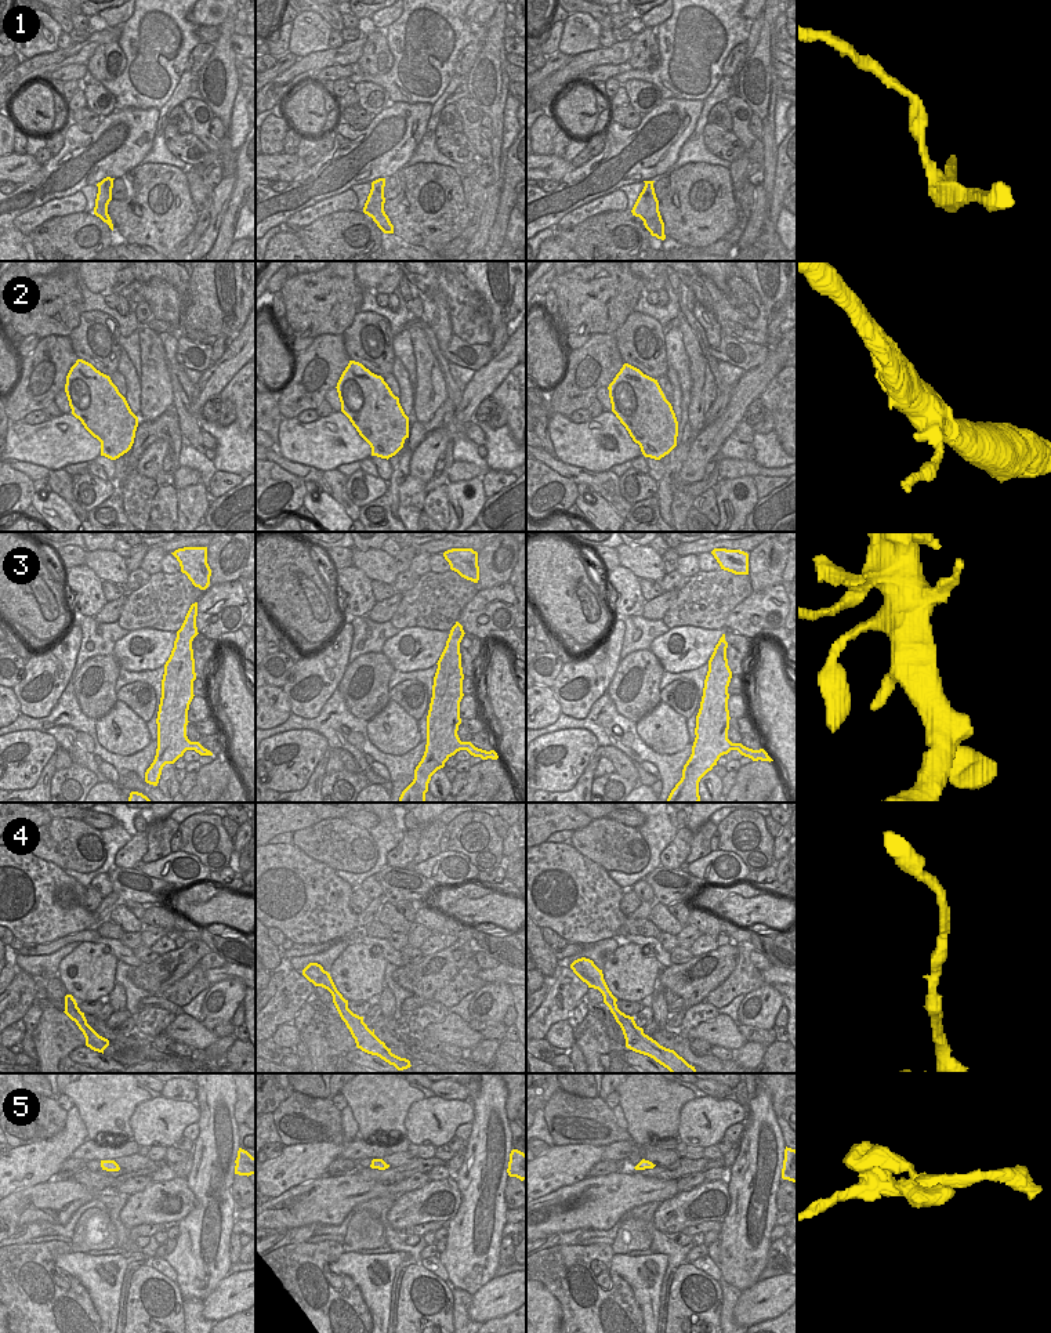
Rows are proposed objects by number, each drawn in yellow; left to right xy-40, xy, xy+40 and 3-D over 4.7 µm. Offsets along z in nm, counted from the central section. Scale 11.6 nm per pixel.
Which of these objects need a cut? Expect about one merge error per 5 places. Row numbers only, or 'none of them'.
none of them

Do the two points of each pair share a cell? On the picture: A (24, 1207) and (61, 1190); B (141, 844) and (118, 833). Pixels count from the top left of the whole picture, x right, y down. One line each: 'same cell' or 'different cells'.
A: same cell
B: different cells

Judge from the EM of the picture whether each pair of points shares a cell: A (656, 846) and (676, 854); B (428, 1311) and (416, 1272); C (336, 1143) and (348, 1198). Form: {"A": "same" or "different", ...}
{"A": "different", "B": "same", "C": "different"}

